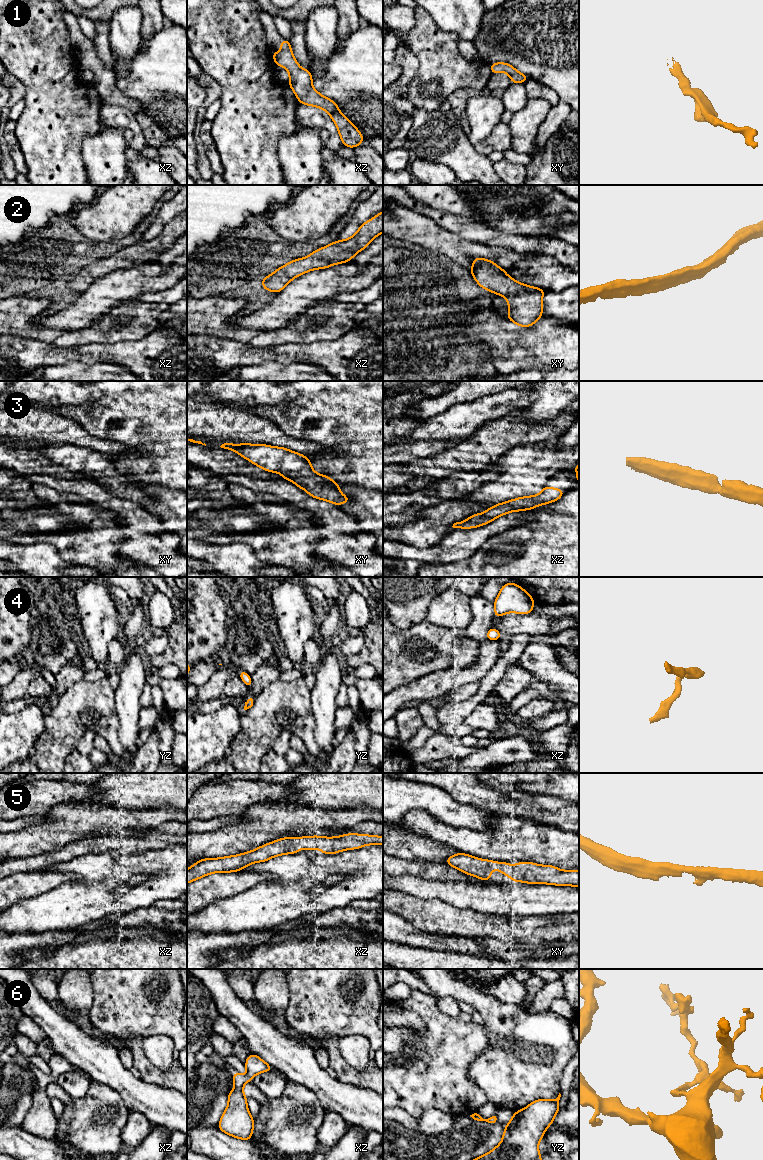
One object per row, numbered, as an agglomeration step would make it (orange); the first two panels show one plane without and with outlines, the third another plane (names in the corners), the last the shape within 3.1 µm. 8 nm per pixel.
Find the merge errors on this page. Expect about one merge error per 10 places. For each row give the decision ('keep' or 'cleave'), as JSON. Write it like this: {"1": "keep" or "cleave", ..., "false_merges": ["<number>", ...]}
{"1": "keep", "2": "keep", "3": "keep", "4": "keep", "5": "keep", "6": "keep", "false_merges": []}

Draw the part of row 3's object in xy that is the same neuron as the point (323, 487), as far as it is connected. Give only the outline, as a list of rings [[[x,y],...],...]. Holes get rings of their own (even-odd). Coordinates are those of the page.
[[[224,443],[220,447],[238,453],[265,471],[280,473],[285,480],[304,489],[311,497],[337,506],[351,501],[351,498],[341,493],[337,482],[315,473],[310,459],[305,455],[265,444]]]

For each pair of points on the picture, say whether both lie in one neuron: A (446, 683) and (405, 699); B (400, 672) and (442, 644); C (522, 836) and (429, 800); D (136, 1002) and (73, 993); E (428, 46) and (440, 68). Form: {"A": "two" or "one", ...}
{"A": "one", "B": "one", "C": "two", "D": "two", "E": "one"}

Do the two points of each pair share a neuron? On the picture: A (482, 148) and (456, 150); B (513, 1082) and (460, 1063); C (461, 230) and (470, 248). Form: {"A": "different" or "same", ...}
{"A": "different", "B": "different", "C": "different"}

